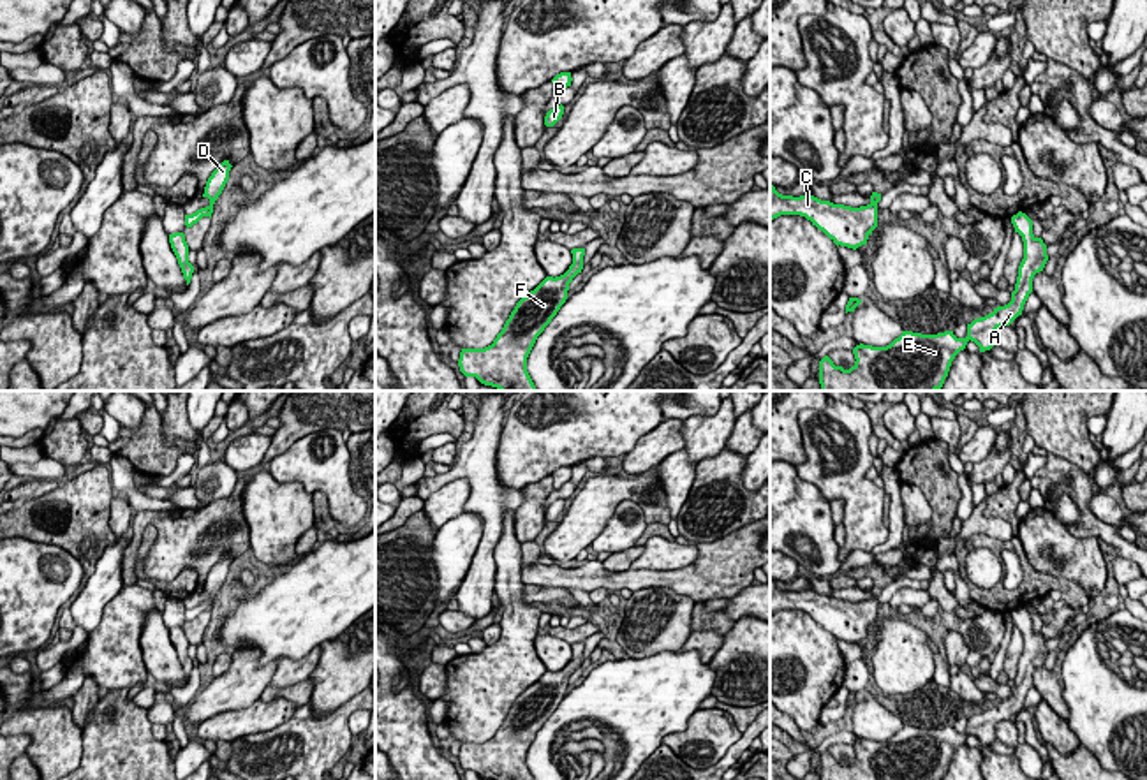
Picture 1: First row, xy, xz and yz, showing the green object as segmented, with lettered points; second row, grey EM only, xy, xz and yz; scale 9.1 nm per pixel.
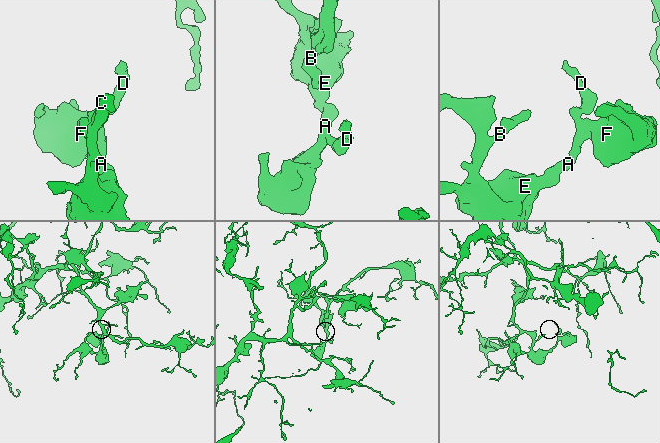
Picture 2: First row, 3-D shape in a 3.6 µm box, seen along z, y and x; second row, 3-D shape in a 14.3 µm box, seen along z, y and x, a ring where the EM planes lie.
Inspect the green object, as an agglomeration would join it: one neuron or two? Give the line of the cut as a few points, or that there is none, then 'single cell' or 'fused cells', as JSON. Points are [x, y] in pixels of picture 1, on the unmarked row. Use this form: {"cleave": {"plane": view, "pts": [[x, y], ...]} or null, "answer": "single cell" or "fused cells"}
{"cleave": null, "answer": "single cell"}

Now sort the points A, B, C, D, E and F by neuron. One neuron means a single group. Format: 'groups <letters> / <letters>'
groups A B C D E F

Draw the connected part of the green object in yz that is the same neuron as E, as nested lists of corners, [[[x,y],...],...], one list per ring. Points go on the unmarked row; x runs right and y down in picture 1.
[[[1018,606],[1011,611],[1015,627],[1024,636],[1024,653],[1018,660],[1018,671],[1011,695],[994,703],[992,708],[974,713],[967,718],[967,731],[957,732],[953,725],[937,729],[921,729],[902,725],[886,741],[856,740],[853,743],[855,759],[849,764],[835,761],[825,750],[819,755],[821,780],[943,780],[948,771],[951,755],[966,743],[967,736],[974,736],[980,747],[995,740],[995,724],[1010,720],[1022,710],[1024,699],[1032,687],[1032,673],[1043,666],[1048,650],[1041,632],[1032,629],[1032,614]]]

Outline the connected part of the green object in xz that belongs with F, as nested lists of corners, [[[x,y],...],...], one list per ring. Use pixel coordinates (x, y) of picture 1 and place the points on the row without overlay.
[[[573,643],[573,659],[560,671],[546,671],[523,690],[502,725],[485,743],[462,743],[458,761],[485,780],[534,780],[527,752],[544,722],[567,694],[569,678],[583,664],[585,643]]]

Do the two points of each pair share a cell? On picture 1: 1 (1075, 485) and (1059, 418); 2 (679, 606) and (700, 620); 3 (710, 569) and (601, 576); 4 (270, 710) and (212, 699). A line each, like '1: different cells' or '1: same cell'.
1: different cells
2: different cells
3: same cell
4: different cells

